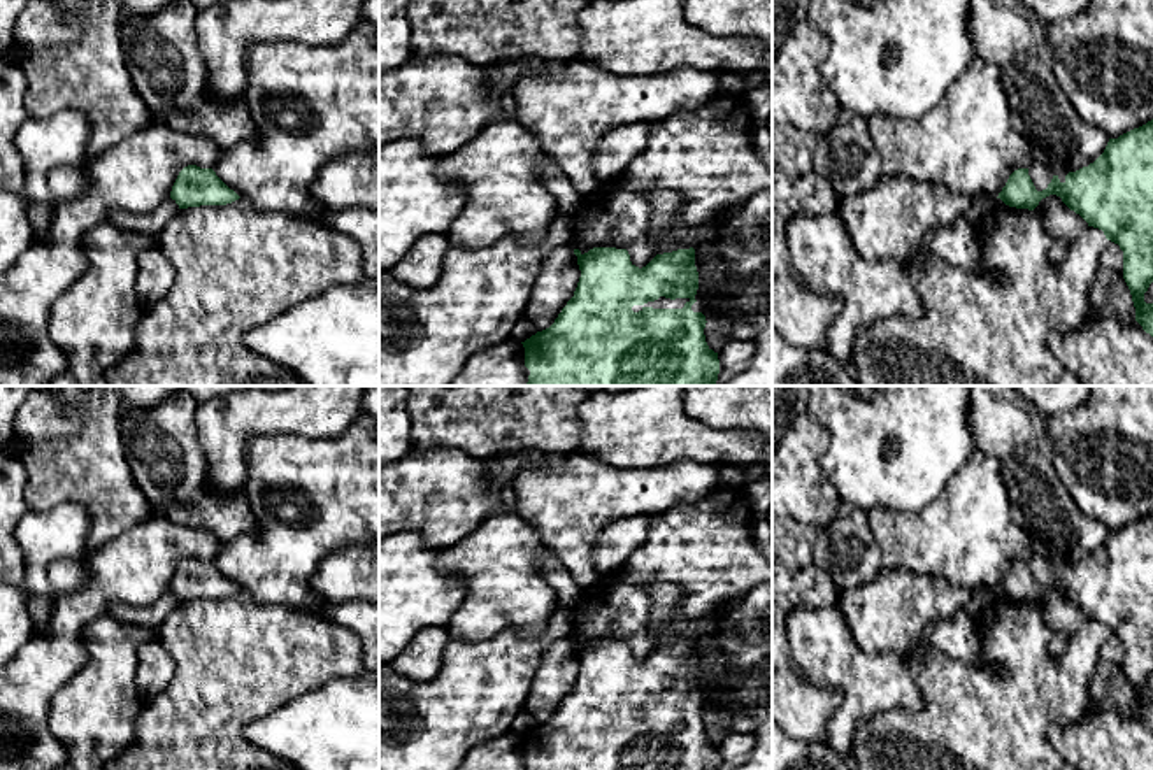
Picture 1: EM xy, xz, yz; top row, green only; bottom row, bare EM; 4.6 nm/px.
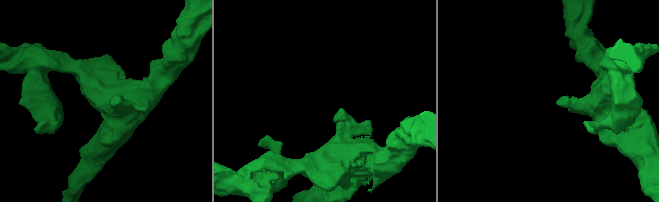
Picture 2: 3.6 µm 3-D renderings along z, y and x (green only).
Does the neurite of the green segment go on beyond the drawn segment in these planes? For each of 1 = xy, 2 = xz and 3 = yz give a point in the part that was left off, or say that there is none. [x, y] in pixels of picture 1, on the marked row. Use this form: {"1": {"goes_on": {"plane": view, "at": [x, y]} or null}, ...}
{"1": {"goes_on": null}, "2": {"goes_on": {"plane": "xz", "at": [662, 302]}}, "3": {"goes_on": {"plane": "yz", "at": [1041, 176]}}}

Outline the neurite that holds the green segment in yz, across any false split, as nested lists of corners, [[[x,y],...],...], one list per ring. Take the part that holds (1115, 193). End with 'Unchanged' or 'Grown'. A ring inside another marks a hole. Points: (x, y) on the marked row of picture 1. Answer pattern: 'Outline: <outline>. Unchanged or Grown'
Outline: [[[1153,119],[1118,139],[1109,139],[1093,163],[1069,172],[1063,182],[1039,161],[1014,170],[997,198],[1009,207],[1034,210],[1049,195],[1060,196],[1088,226],[1102,230],[1107,240],[1120,246],[1135,321],[1153,337],[1153,303],[1144,302],[1144,293],[1153,282]]]. Grown

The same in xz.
Outline: [[[593,247],[588,253],[581,253],[574,249],[577,256],[577,265],[581,270],[581,277],[574,296],[562,309],[555,323],[526,339],[525,347],[525,367],[530,370],[526,386],[713,386],[718,381],[720,374],[720,360],[718,353],[714,353],[704,335],[705,316],[700,312],[702,305],[695,300],[698,289],[698,272],[695,267],[695,249],[677,249],[672,253],[656,254],[646,267],[639,268],[630,261],[630,254],[627,249],[616,247]]]. Grown

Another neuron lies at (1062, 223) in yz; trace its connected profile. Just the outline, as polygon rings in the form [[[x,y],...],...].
[[[1056,195],[1042,198],[1034,212],[1041,216],[1042,225],[1055,237],[1056,254],[1063,251],[1069,239],[1088,226],[1088,223],[1079,214],[1071,210]]]

